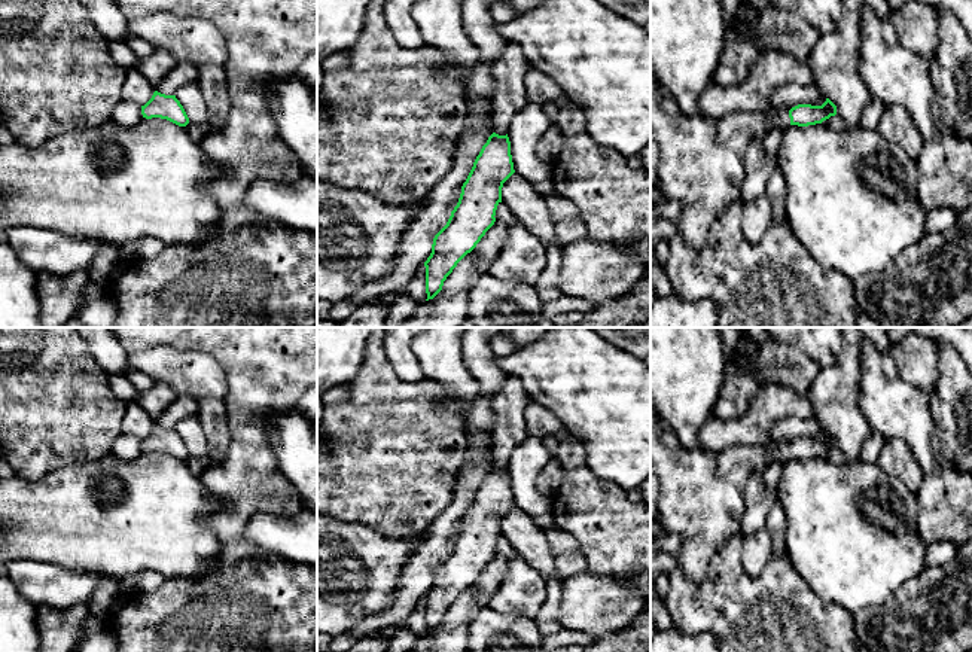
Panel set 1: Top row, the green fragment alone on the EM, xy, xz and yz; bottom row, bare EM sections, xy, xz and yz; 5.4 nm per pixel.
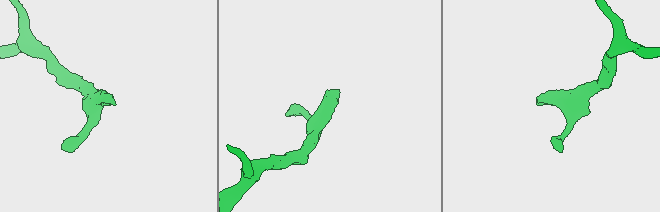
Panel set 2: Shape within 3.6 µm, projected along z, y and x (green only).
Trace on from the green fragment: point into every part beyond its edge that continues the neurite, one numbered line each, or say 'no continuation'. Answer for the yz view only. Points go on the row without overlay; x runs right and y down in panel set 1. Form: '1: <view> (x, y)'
1: yz (701, 494)

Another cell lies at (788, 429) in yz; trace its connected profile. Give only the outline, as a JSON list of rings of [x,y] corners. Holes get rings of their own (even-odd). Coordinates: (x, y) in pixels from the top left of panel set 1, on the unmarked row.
[[[787,417],[773,427],[770,445],[789,445],[798,438],[822,439],[825,435],[826,430],[816,418],[801,420],[796,417]]]

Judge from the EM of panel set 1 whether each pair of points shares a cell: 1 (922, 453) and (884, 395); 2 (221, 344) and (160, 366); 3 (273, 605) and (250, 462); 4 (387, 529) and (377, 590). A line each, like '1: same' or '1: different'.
1: same
2: different
3: same
4: different

